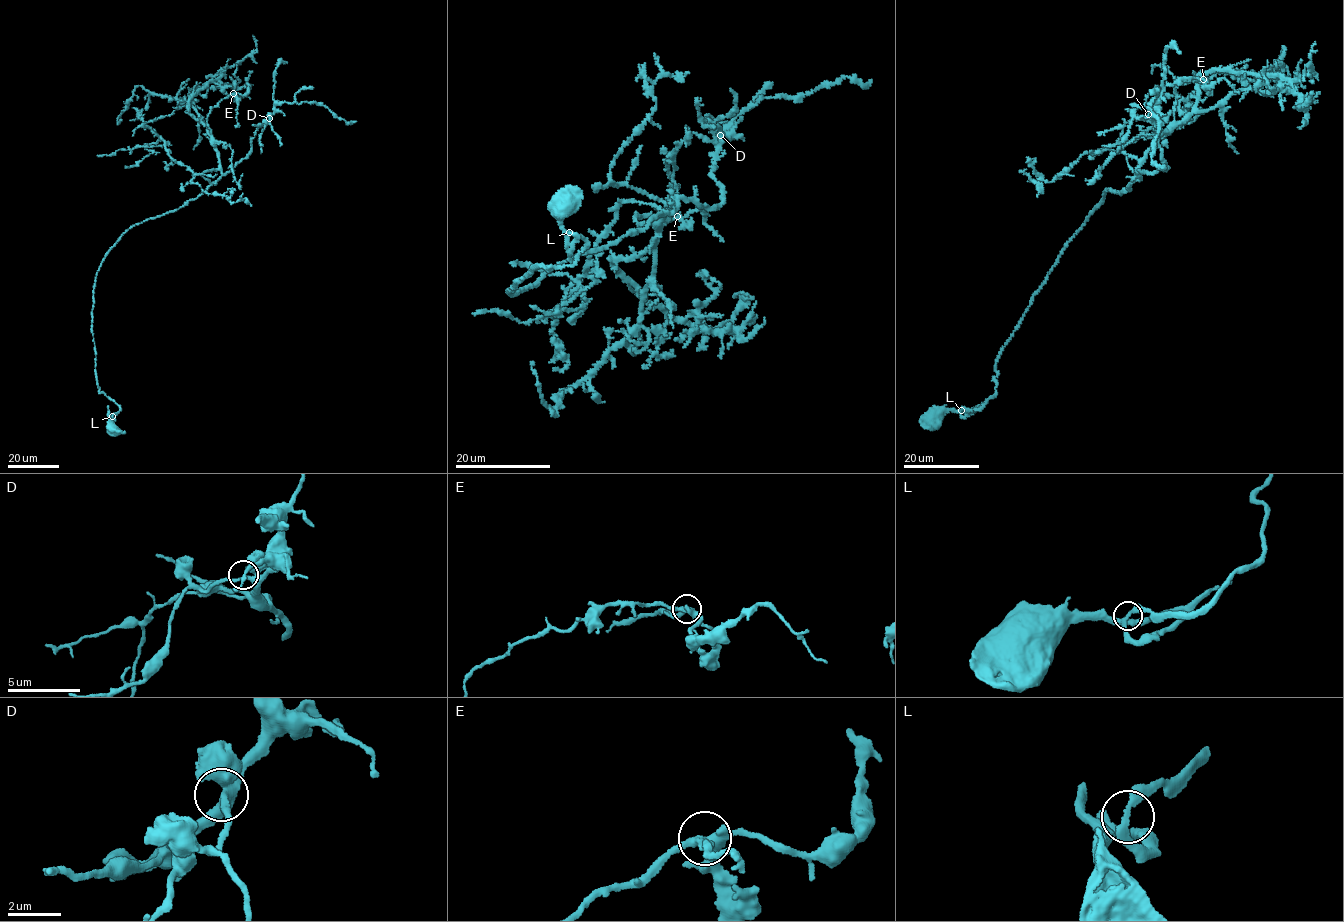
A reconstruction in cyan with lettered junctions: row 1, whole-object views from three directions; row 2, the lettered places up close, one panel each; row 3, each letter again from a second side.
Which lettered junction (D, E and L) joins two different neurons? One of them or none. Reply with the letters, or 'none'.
none

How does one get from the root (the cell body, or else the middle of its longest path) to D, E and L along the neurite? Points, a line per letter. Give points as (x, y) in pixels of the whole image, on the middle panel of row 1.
D: (561, 207), (586, 248), (533, 267), (512, 295), (679, 198), (720, 206), (720, 135)
E: (561, 207), (586, 248), (533, 267), (512, 295), (676, 197), (655, 226), (634, 216), (677, 216)
L: (561, 207), (562, 228), (569, 232)

